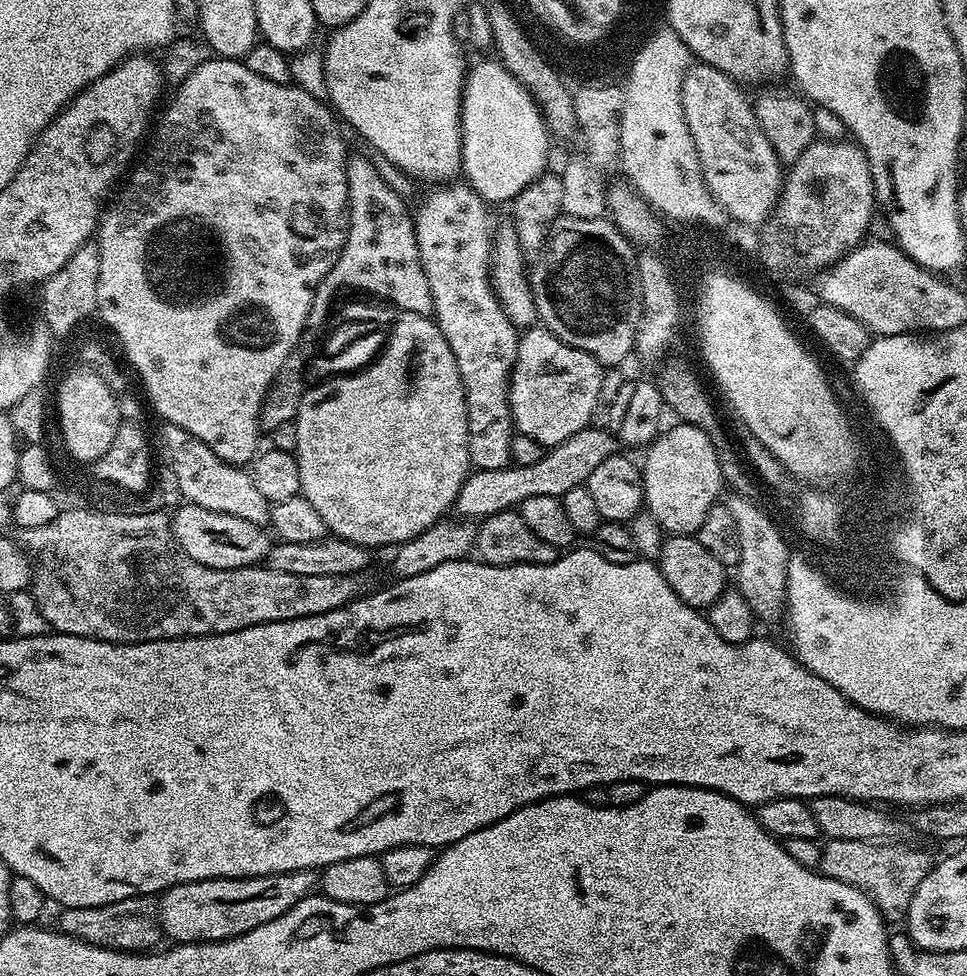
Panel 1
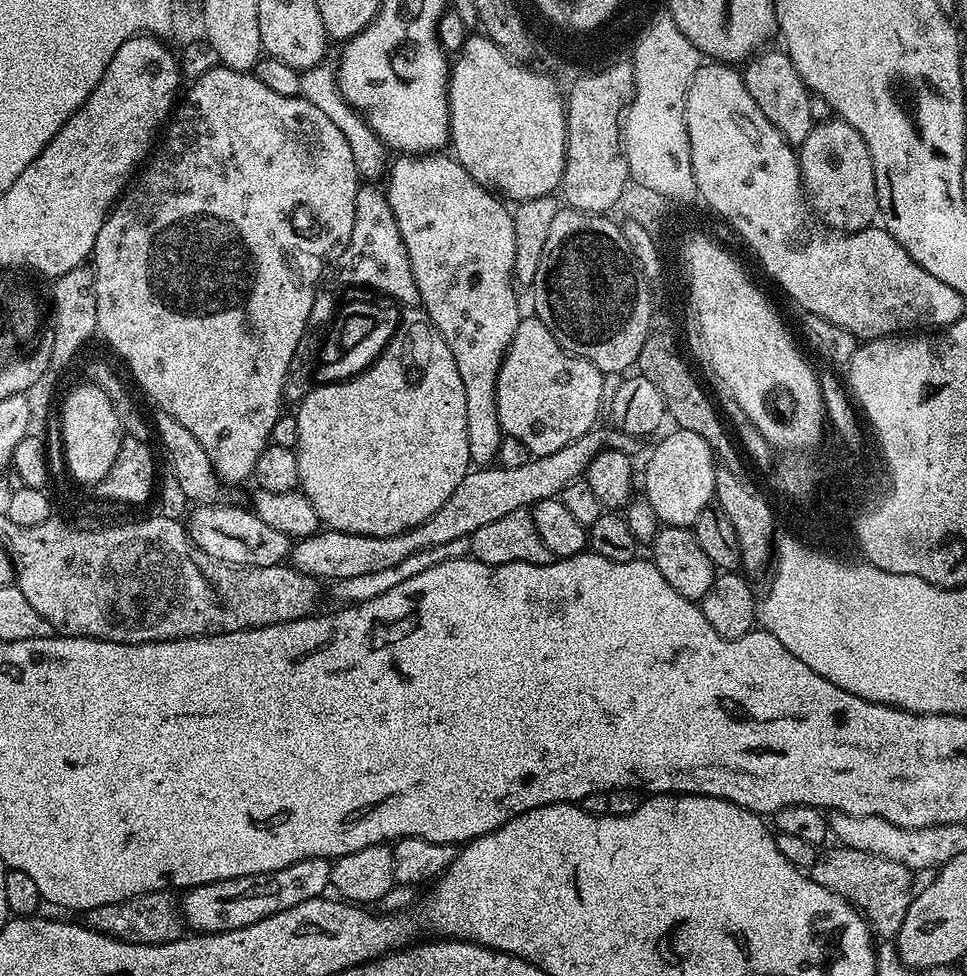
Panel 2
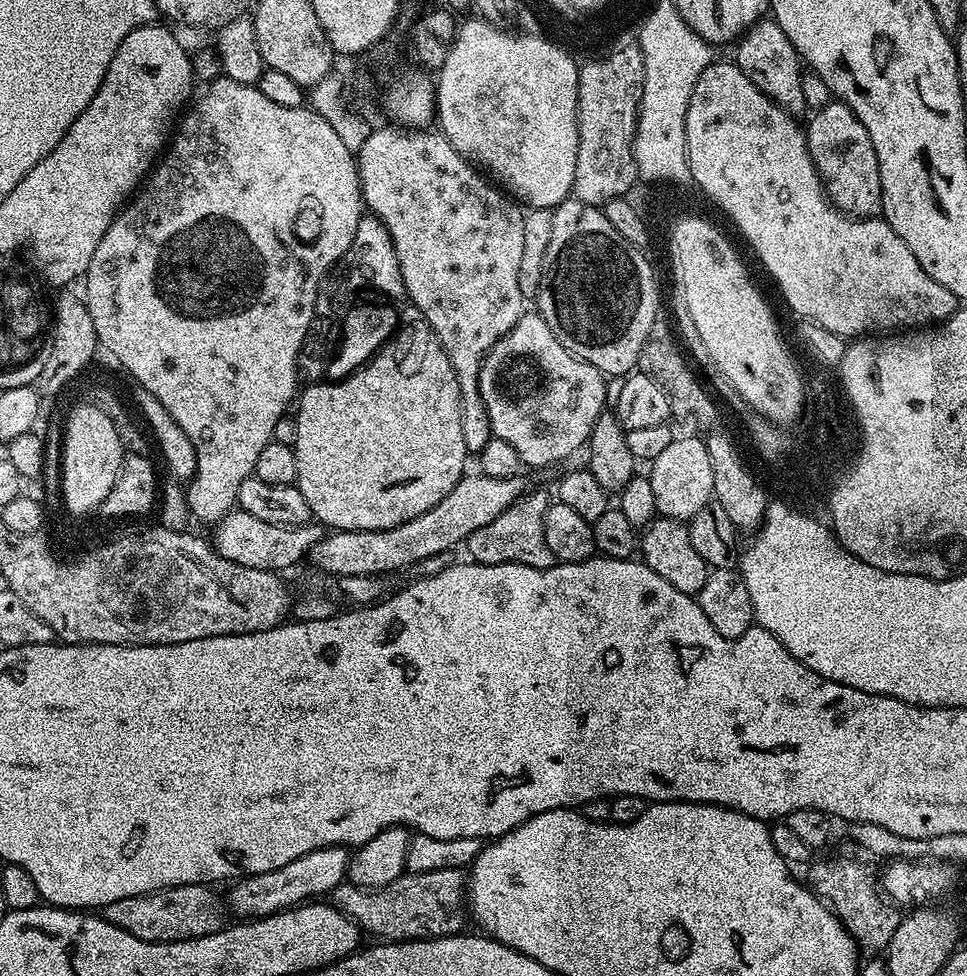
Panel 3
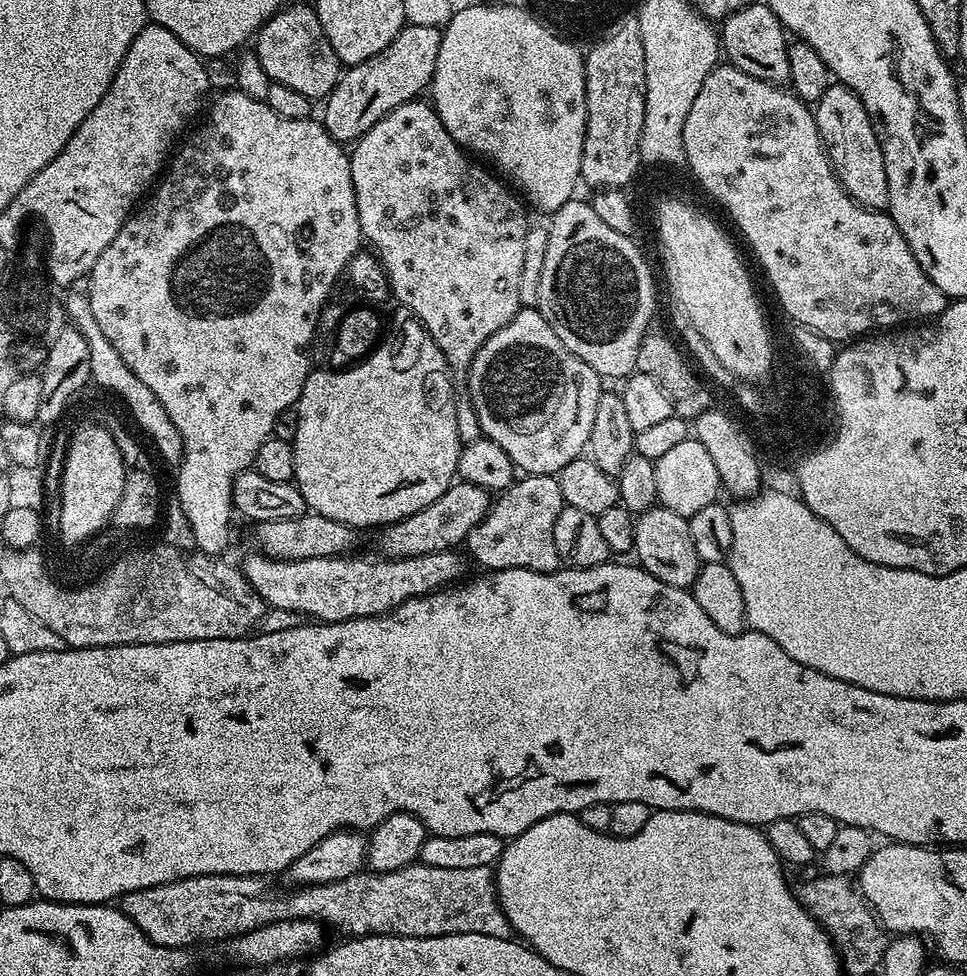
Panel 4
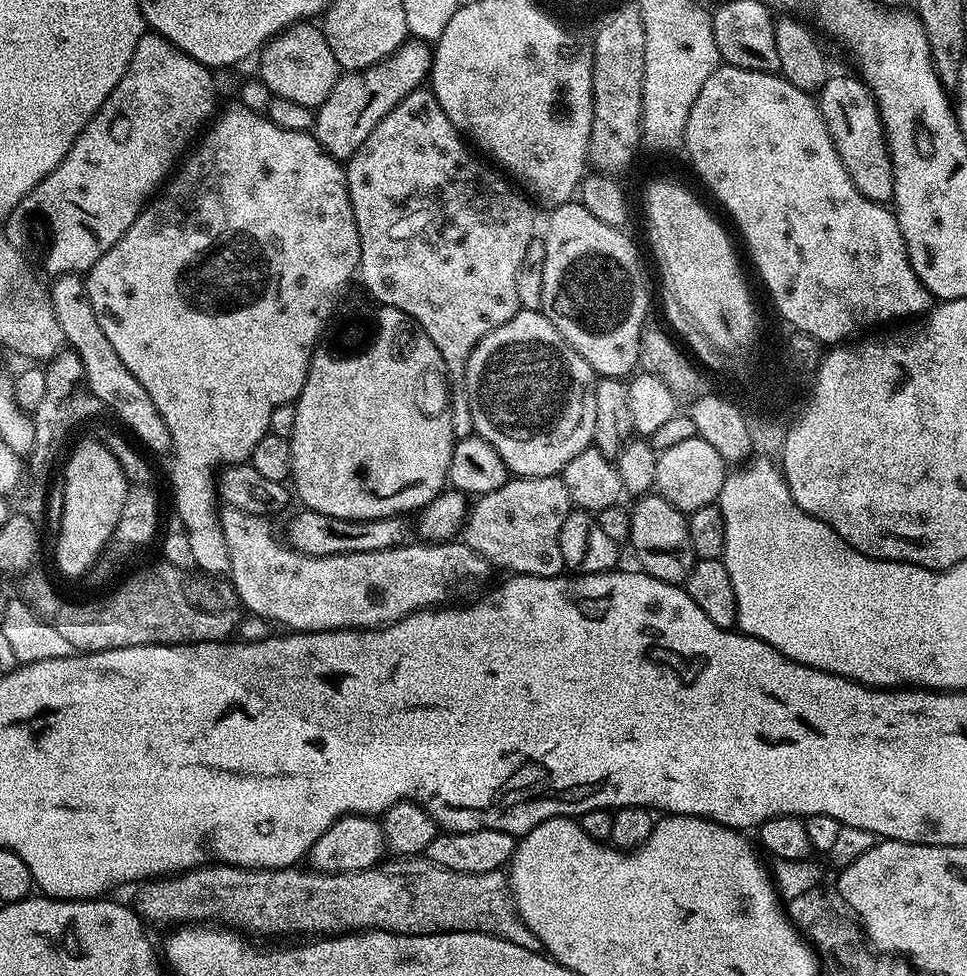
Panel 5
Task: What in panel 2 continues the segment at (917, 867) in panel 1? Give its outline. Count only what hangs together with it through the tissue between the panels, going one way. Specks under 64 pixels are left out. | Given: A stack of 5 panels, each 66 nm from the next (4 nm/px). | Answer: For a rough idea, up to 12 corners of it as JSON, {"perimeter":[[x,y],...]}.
{"perimeter":[[832,846],[810,875],[896,937],[914,895],[902,862]]}

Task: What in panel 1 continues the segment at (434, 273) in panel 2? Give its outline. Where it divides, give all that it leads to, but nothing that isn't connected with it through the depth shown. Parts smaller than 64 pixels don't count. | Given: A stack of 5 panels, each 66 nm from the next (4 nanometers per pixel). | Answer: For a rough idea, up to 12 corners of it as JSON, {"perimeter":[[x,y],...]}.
{"perimeter":[[444,182],[418,254],[476,470],[512,464],[521,333],[492,289],[493,209]]}

